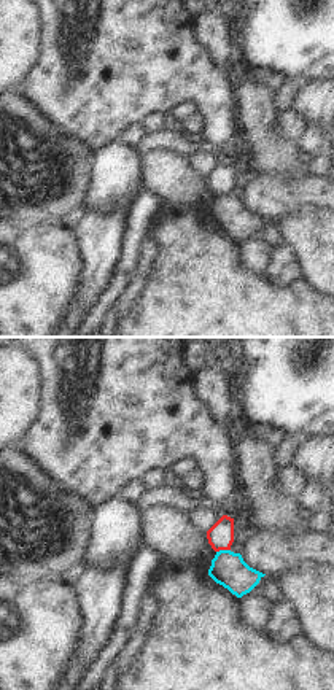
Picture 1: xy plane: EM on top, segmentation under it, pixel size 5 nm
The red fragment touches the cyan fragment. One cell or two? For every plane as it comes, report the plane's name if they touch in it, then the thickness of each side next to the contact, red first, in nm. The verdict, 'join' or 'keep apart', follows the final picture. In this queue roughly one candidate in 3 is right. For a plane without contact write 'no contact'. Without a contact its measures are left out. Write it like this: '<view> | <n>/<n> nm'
xy | 130/170 nm

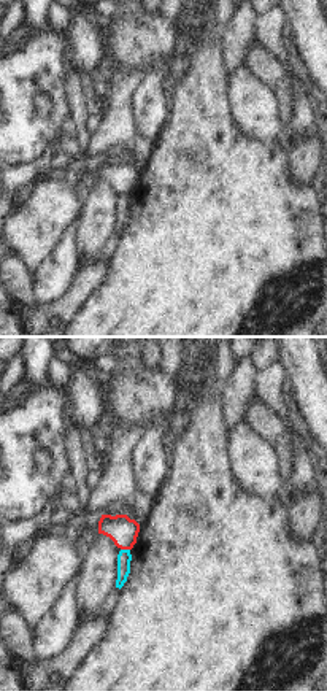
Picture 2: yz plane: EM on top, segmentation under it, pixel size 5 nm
yz | 150/70 nm

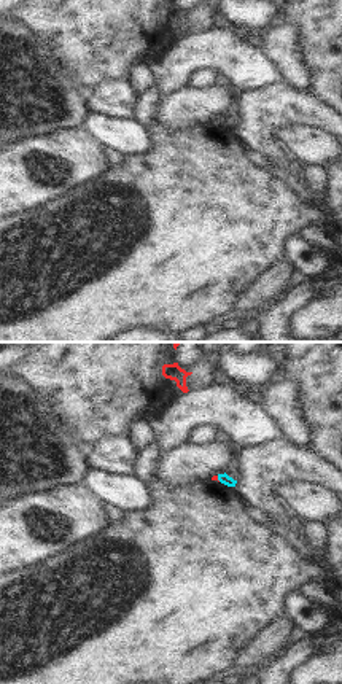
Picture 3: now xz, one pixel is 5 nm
xz | 30/50 nm

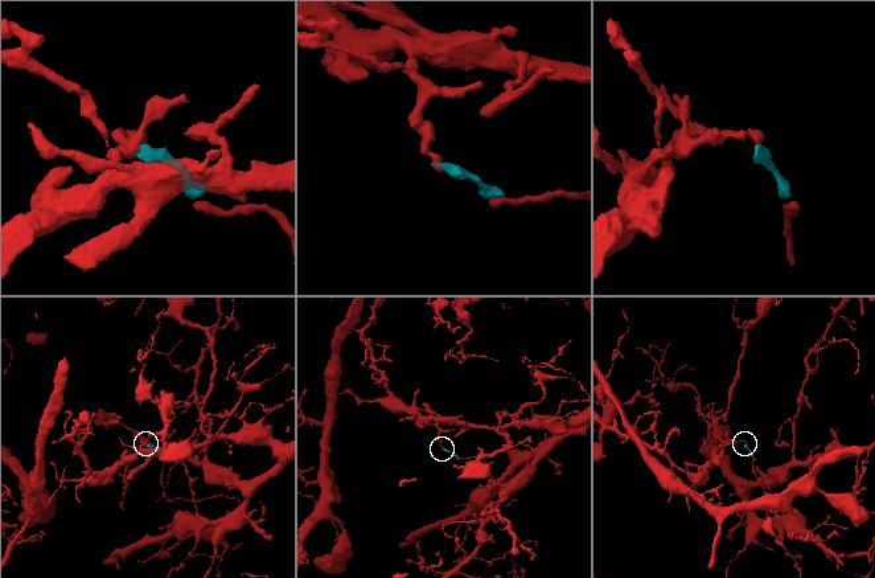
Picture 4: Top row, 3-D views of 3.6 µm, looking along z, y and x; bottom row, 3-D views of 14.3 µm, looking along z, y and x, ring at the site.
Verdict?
keep apart

